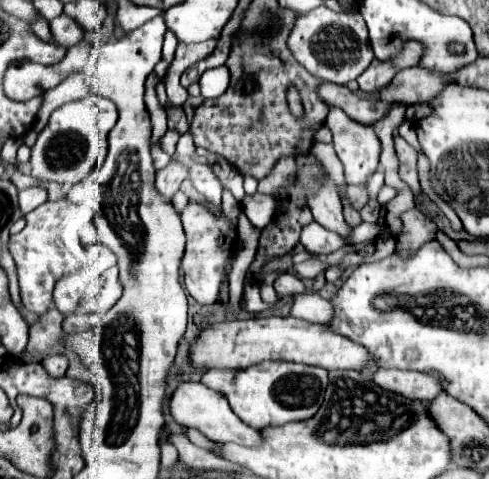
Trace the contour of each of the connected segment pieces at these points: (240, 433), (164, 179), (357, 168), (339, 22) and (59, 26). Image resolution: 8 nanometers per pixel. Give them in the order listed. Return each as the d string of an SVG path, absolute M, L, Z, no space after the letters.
M187 381L187 383L181 383L173 395L169 397L169 413L173 415L173 419L183 425L183 427L193 427L193 429L199 429L207 439L211 441L231 441L231 443L239 443L239 445L257 445L261 441L261 435L257 429L251 429L249 425L245 425L229 407L227 399L213 391L213 389L207 389L205 385L197 383L197 381Z
M175 159L169 161L169 165L161 171L157 171L157 189L159 193L173 197L173 193L179 189L179 185L187 179L187 169L181 163L175 163Z
M331 109L325 123L333 133L333 145L345 167L347 183L365 183L375 173L381 155L381 143L373 127L355 123L341 109Z
M325 5L295 21L295 31L291 31L287 39L287 47L291 47L295 61L301 63L311 75L339 85L347 85L357 79L375 59L363 17L359 13L335 13Z
M61 15L49 21L49 27L51 27L51 45L55 47L69 49L83 39L83 29L75 21L71 21L67 15Z

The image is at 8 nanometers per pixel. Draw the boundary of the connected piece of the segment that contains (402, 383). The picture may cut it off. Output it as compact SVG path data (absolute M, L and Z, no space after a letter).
M379 369L373 373L373 383L395 395L403 395L407 399L419 399L423 403L435 399L441 393L439 381L419 371Z

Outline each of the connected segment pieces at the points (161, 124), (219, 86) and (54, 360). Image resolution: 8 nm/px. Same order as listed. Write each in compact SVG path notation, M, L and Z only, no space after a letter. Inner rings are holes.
M155 71L147 77L147 91L145 91L145 105L151 113L151 123L153 123L153 137L151 137L151 143L159 141L165 131L167 131L167 115L165 115L165 109L163 105L159 103L157 99L157 93L155 93L155 87L159 83L159 77L155 75Z
M225 65L215 67L215 69L207 69L201 75L201 79L199 79L199 83L201 83L201 95L205 99L219 97L229 87L229 79L231 79L231 75L229 75Z
M53 355L43 361L43 367L51 377L63 377L69 367L69 359L65 355Z

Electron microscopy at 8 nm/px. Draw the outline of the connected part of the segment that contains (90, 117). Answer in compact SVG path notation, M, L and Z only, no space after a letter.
M89 95L81 101L65 103L51 113L47 127L39 133L31 149L31 177L53 181L59 185L75 185L85 179L107 157L107 135L117 123L115 105L99 95Z

